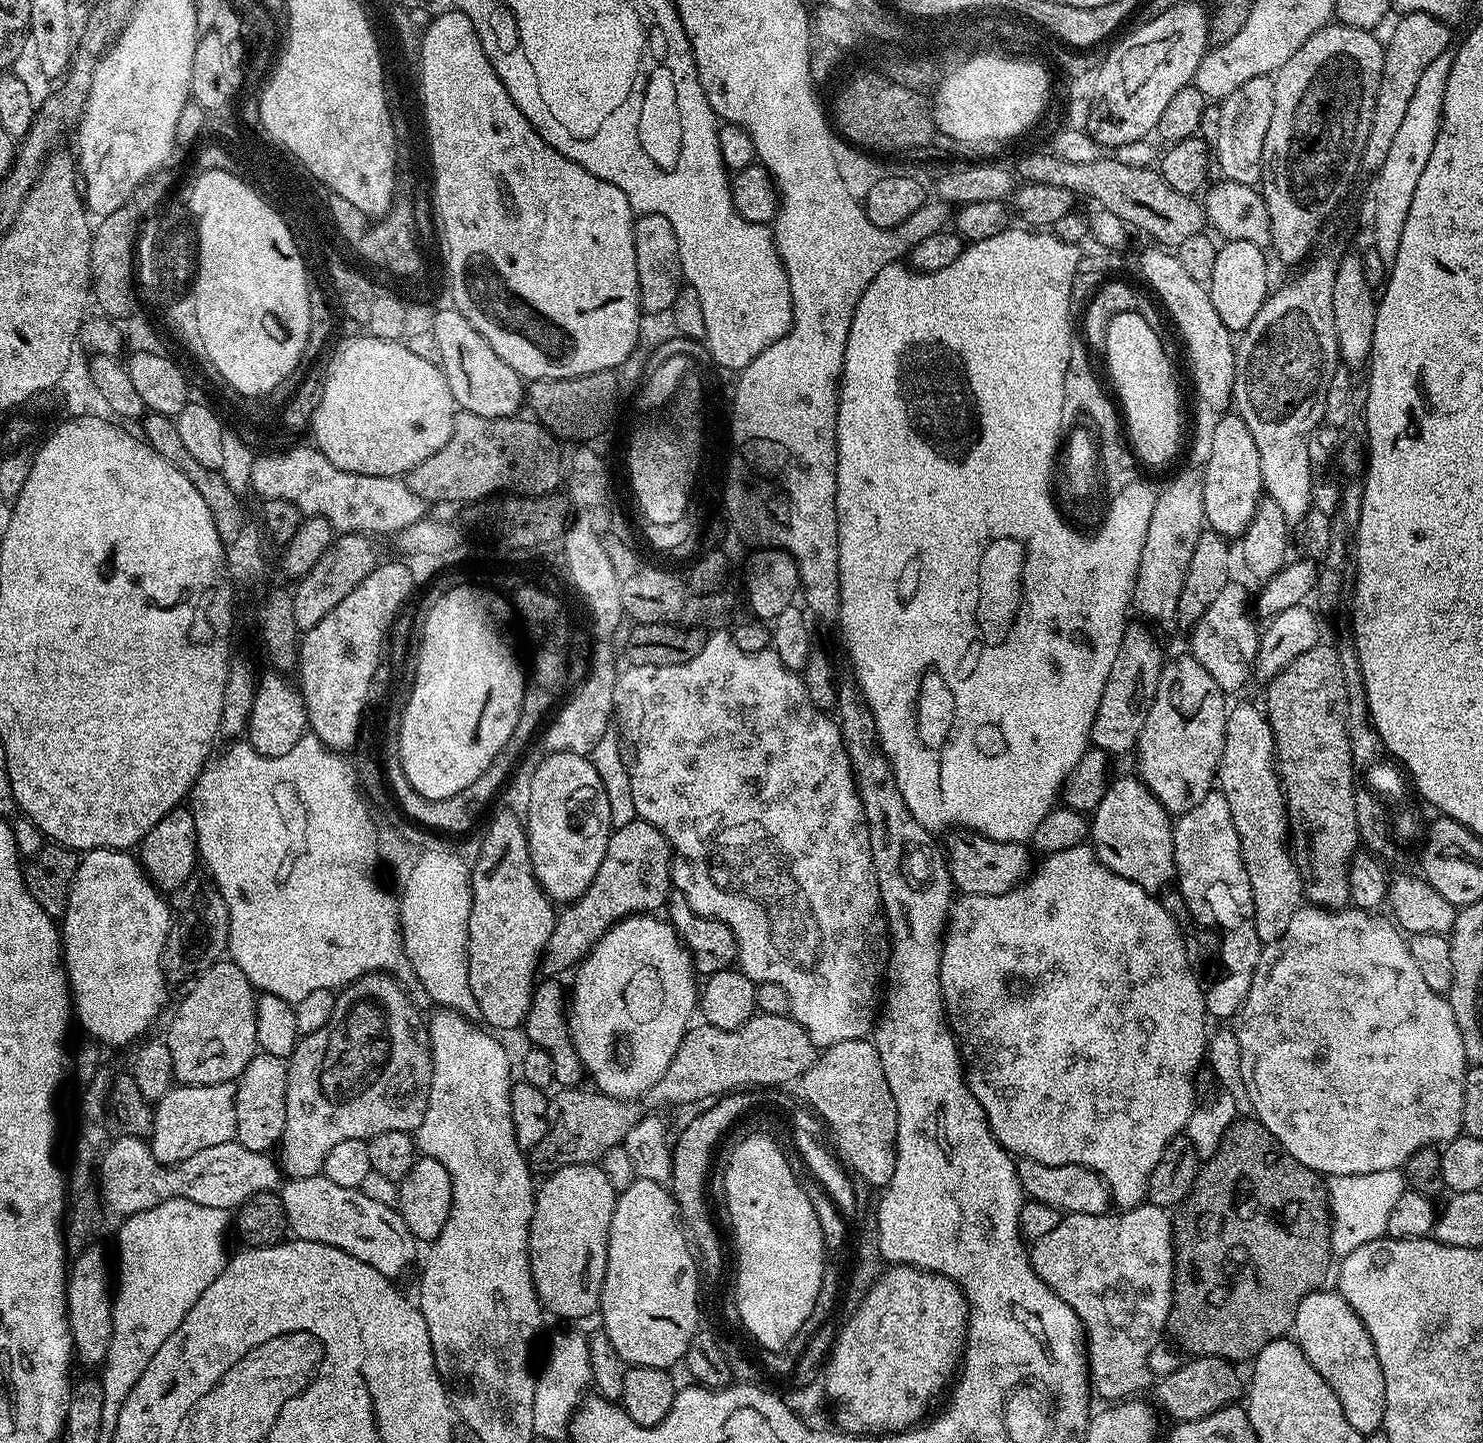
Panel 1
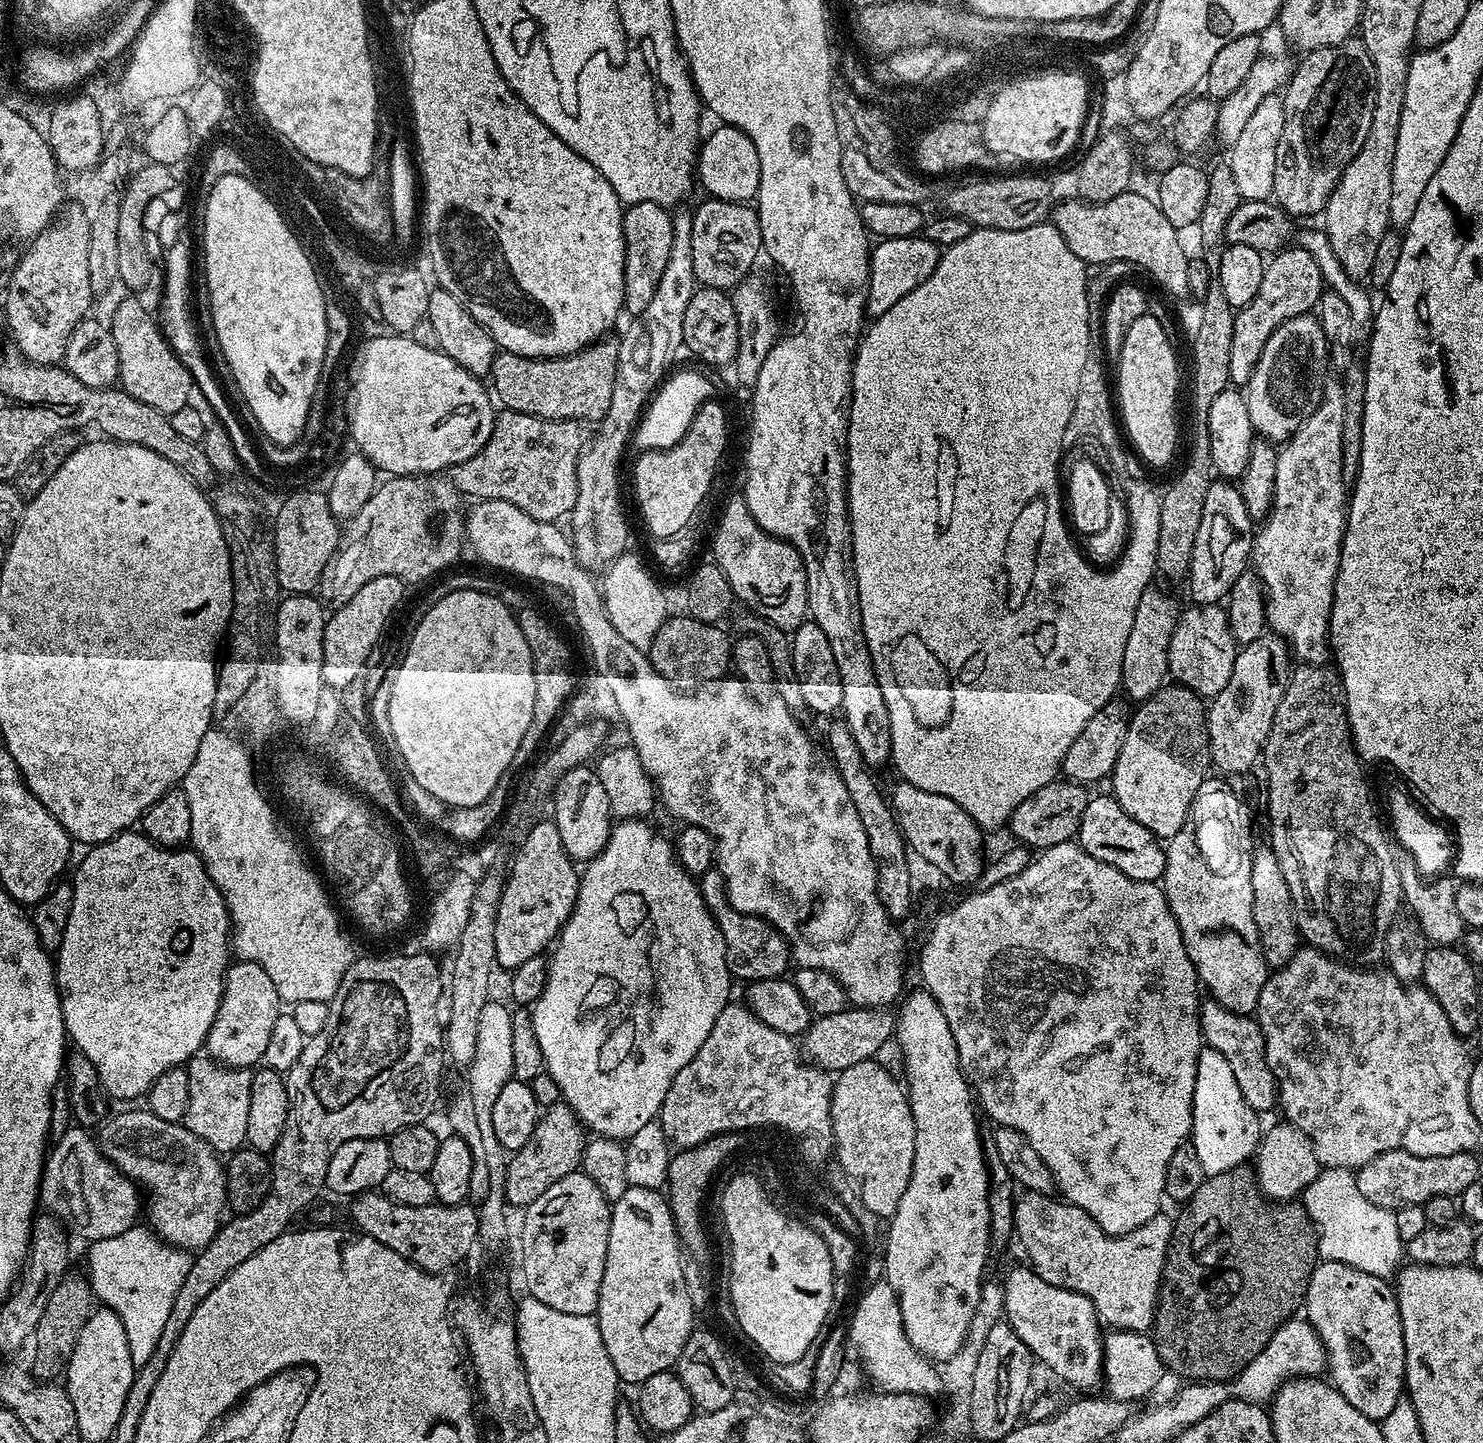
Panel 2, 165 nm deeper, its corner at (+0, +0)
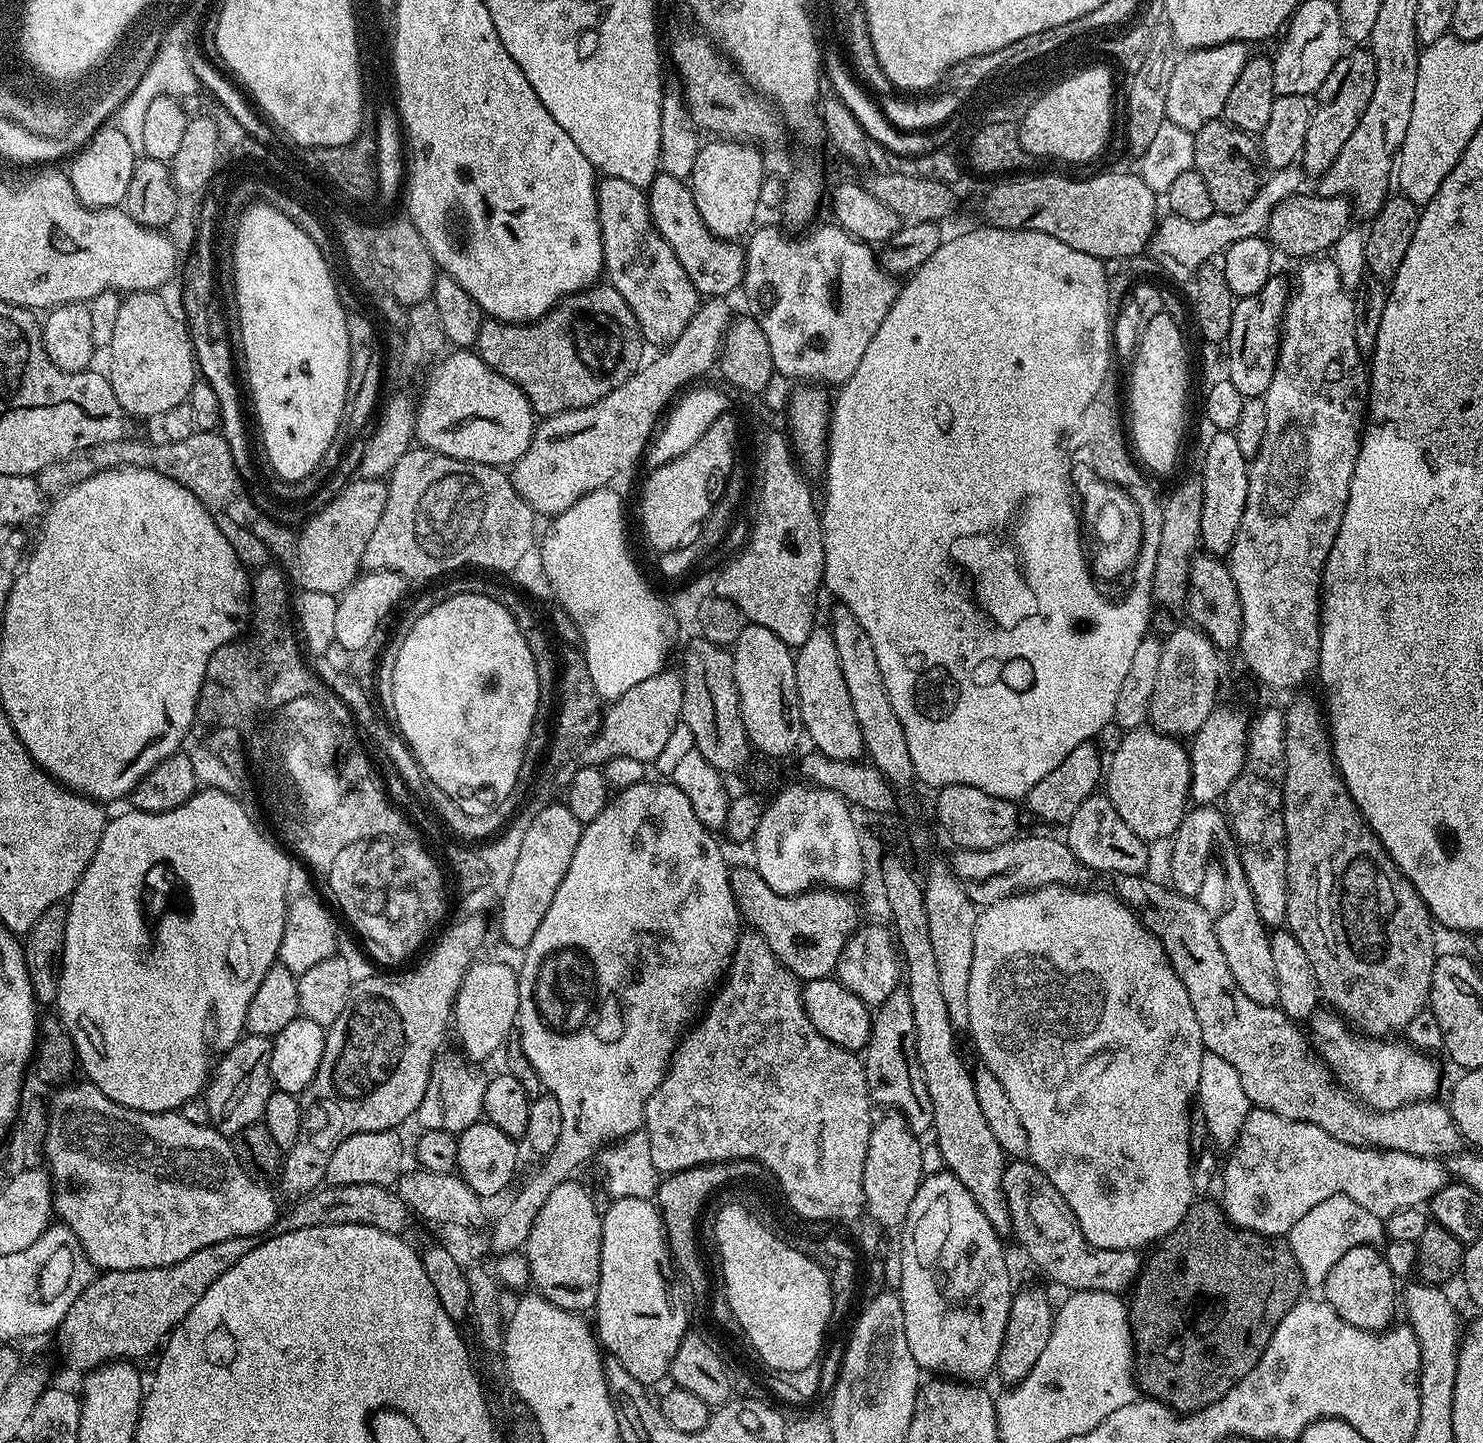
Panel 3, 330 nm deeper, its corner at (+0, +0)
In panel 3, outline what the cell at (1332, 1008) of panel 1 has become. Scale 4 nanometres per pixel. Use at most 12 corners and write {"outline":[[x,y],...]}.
{"outline":[[1335,1011],[1311,1017],[1310,1043],[1364,1107],[1431,1100],[1427,1051],[1373,1038]]}

